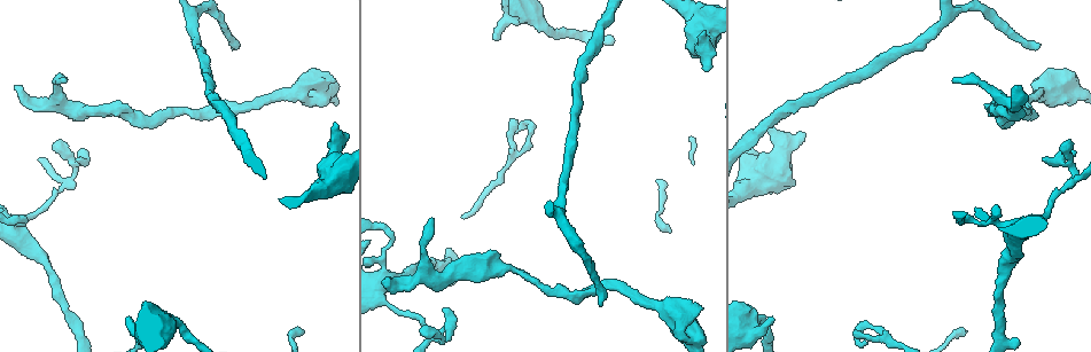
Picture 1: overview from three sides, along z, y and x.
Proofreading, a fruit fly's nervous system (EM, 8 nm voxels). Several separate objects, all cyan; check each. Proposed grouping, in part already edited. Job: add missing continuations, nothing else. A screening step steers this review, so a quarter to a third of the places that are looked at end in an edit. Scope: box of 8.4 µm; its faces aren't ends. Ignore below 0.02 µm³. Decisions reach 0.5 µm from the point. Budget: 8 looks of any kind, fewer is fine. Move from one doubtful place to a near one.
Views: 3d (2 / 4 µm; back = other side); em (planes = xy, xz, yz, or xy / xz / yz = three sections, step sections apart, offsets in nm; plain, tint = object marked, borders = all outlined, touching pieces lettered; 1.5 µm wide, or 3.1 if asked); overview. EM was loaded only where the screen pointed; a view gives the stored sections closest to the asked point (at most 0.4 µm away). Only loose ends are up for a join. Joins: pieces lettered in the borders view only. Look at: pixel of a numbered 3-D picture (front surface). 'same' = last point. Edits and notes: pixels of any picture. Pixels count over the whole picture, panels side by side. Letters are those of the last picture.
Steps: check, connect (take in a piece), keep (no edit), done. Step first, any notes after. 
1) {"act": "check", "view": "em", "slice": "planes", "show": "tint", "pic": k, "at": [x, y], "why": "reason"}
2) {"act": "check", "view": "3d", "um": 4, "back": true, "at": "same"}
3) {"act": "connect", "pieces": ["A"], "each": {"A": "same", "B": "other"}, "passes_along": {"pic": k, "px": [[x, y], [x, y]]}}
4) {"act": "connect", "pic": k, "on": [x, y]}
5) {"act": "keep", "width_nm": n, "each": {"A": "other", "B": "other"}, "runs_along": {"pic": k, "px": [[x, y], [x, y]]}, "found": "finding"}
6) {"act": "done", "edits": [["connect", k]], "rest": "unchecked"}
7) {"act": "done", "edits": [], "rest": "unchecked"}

{"act": "check", "view": "em", "slice": "planes", "show": "borders", "pic": 1, "at": [126, 318]}

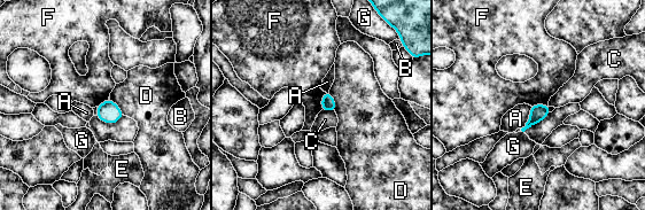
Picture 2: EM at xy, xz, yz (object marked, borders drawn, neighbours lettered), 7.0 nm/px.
{"act": "keep", "each": {"A": "other", "B": "other", "C": "other", "D": "other", "E": "other", "F": "other", "G": "other"}, "border": {"pic": 2, "px": [[325, 92], [321, 96], [320, 109]]}, "found": "none of them fits"}

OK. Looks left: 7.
{"act": "check", "view": "3d", "um": 4, "pic": 1, "at": [448, 310], "why": "branch stops here"}

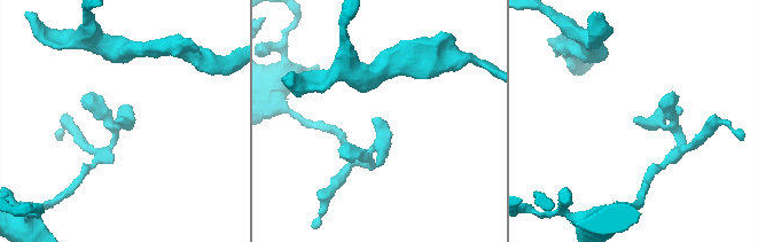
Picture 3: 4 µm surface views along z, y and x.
{"act": "check", "view": "em", "slice": "planes", "show": "borders", "pic": 3, "at": [126, 119]}

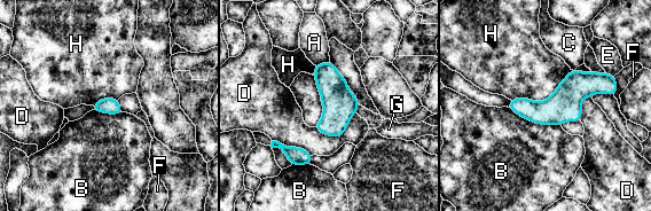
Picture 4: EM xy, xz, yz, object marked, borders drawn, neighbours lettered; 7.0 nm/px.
{"act": "keep", "width_nm": 240, "each": {"A": "other", "B": "other", "C": "other", "D": "other", "E": "other", "F": "other", "G": "other", "H": "other"}, "runs_along": {"pic": 4, "px": [[614, 86], [512, 106]]}, "found": "none of them fits"}

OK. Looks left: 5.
{"act": "check", "view": "3d", "um": 2, "pic": 1, "at": [1037, 47], "why": "tapers out"}

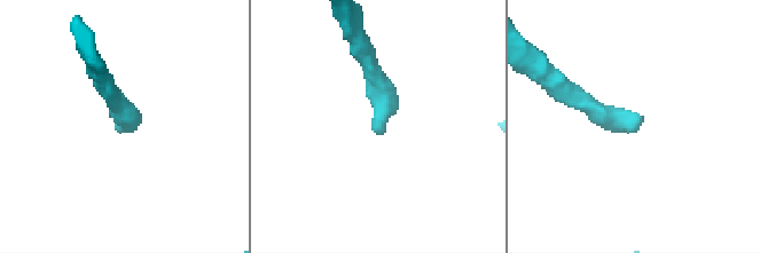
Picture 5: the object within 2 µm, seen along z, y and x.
{"act": "check", "view": "em", "slice": "planes", "show": "borders", "pic": 5, "at": [377, 129], "why": "shape alone is not enough"}

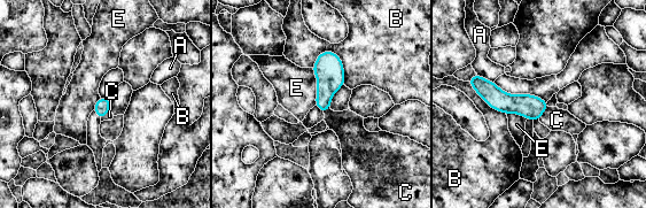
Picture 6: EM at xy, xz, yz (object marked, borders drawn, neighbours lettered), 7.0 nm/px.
{"act": "connect", "pieces": ["C"], "width_nm": 110, "longest_contact_nm": ["B", 280], "each": {"A": "other", "B": "other", "C": "same", "E": "other"}, "found": "the neuron continues"}

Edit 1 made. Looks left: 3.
{"act": "done", "edits": [["connect", 6]], "rest": "unchecked"}

